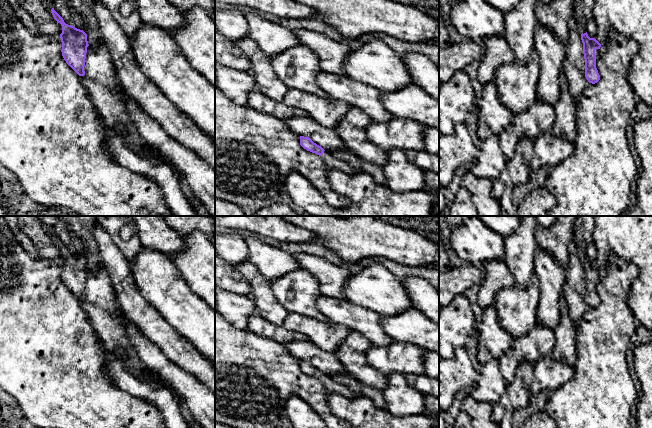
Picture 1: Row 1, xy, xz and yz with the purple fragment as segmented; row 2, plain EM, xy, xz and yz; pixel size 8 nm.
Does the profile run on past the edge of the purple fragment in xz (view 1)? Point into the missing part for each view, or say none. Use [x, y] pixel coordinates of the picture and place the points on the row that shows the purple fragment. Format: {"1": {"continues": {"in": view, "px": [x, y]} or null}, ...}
{"1": {"continues": {"in": "xz", "px": [337, 164]}}}

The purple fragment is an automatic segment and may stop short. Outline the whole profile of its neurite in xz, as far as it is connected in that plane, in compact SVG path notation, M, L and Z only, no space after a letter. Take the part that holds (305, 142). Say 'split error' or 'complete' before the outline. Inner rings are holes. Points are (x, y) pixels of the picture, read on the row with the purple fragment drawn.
split error; M300 136L300 145L307 151L319 155L326 162L326 165L332 166L332 169L348 175L354 175L357 173L350 165L332 156L328 151L325 151L321 146L314 143L309 137Z

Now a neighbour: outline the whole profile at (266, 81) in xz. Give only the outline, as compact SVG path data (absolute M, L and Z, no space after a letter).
M248 36L234 42L250 60L251 74L255 79L254 91L265 94L274 101L282 102L289 88L277 77L271 64L271 57L266 56L257 43Z

